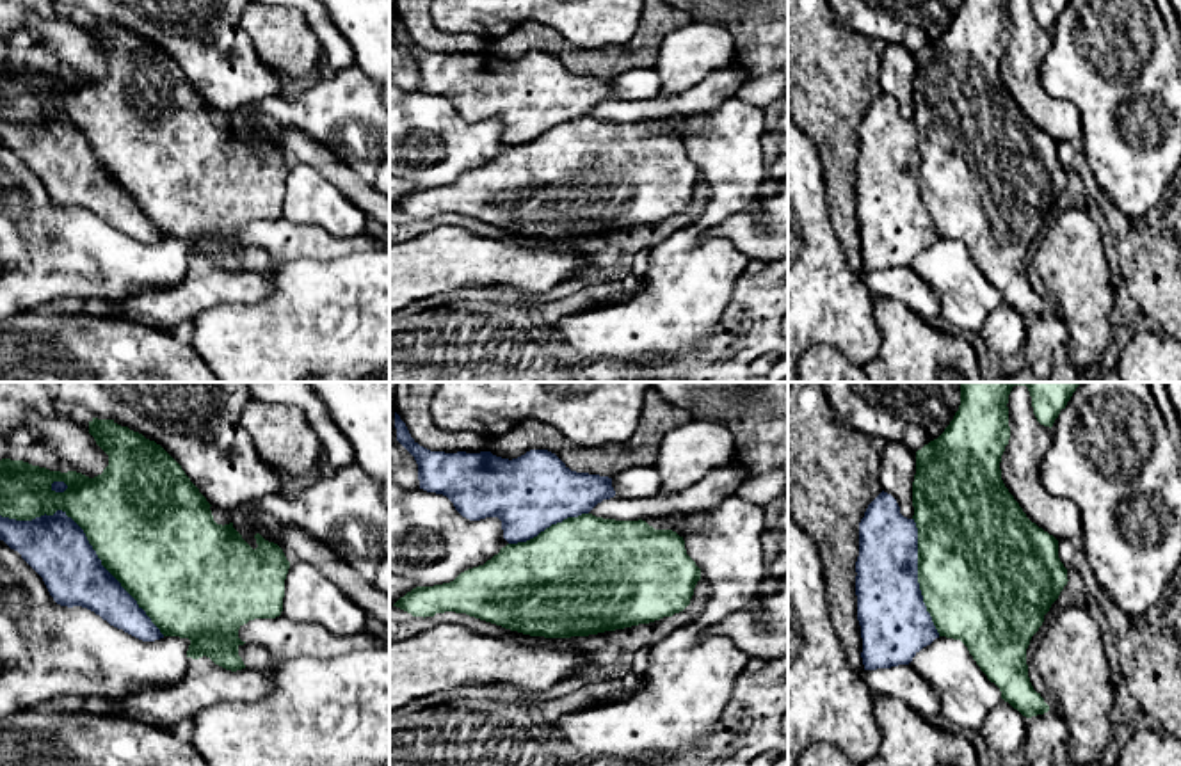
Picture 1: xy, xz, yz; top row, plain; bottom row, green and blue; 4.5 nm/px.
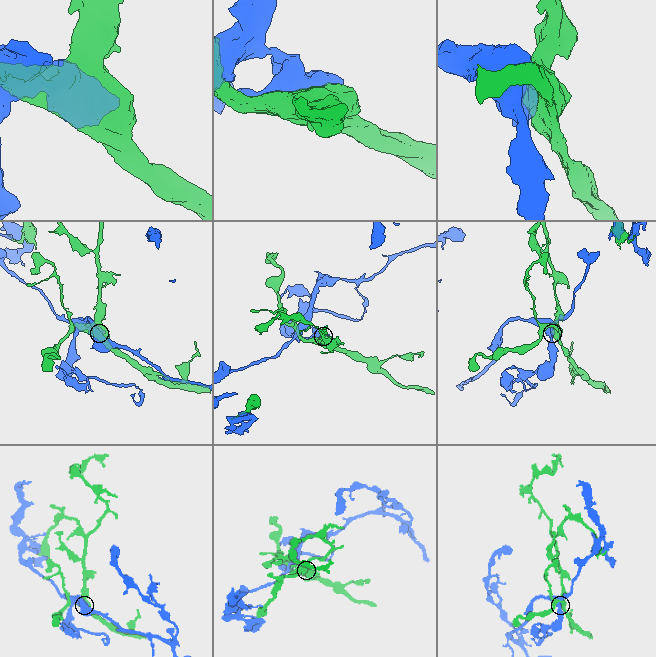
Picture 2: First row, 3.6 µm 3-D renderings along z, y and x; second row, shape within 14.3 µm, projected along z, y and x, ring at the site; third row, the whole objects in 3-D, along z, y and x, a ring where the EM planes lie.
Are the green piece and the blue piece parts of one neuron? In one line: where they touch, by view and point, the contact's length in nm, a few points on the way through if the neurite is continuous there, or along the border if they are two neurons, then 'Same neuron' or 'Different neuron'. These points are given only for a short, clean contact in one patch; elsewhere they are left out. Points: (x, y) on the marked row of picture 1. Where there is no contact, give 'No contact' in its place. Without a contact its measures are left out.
Touches green at xy (89, 542). Shared border 900 nm. Different neuron

